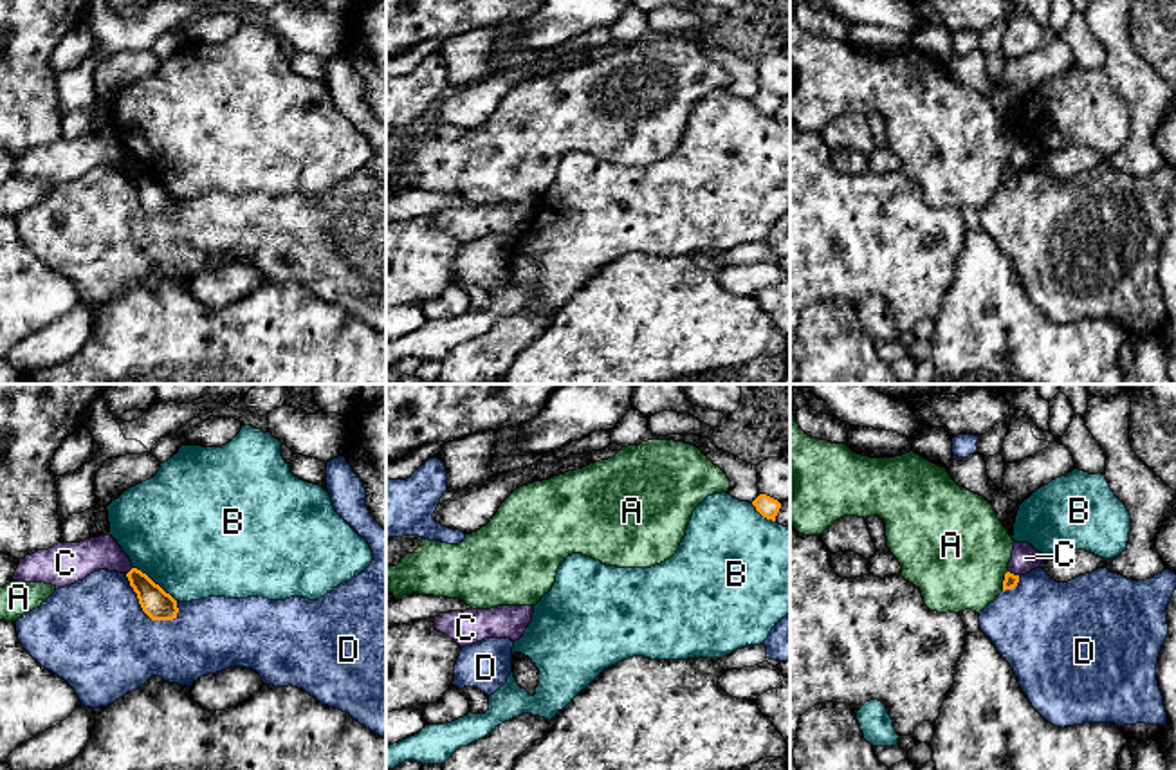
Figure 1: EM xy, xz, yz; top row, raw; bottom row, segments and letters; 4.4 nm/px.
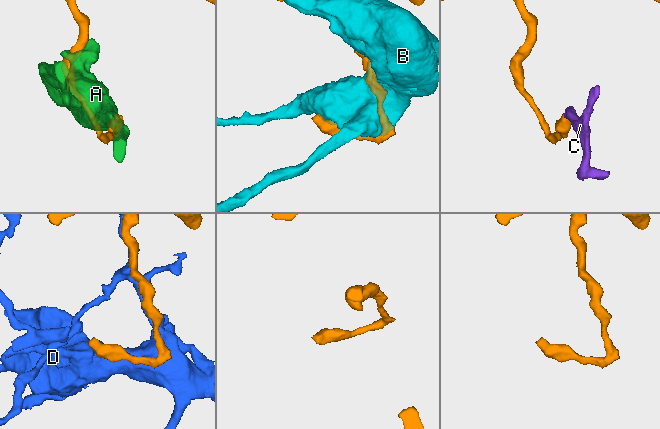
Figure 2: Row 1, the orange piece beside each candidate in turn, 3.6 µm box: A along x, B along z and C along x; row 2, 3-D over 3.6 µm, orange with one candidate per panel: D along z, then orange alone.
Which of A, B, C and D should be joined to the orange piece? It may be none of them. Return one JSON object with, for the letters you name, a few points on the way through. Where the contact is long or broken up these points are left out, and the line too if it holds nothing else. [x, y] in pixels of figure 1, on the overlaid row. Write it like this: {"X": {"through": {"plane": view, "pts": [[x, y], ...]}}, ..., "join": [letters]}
{"join": []}

